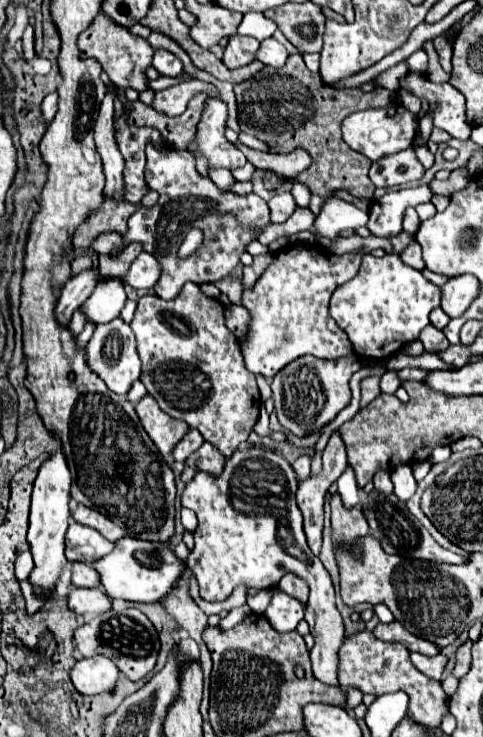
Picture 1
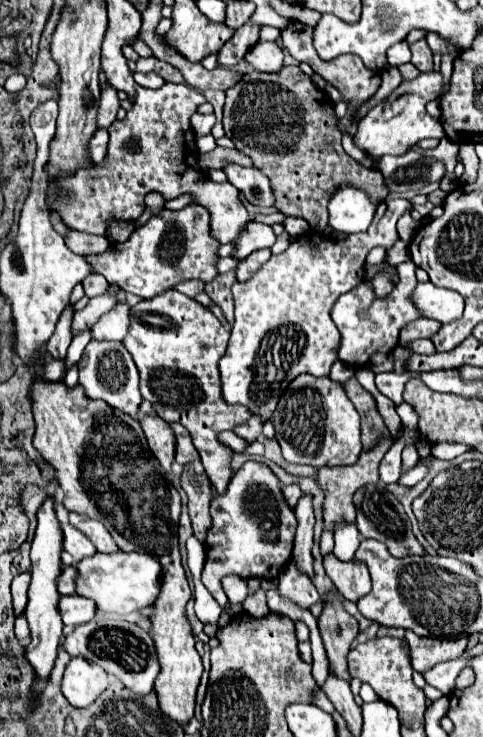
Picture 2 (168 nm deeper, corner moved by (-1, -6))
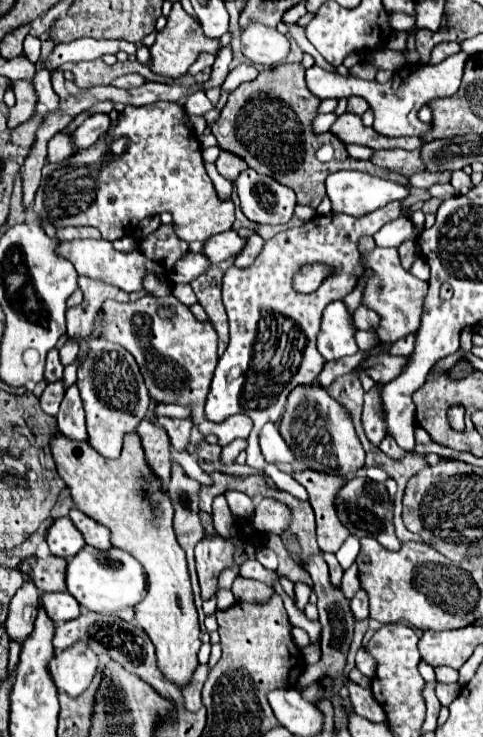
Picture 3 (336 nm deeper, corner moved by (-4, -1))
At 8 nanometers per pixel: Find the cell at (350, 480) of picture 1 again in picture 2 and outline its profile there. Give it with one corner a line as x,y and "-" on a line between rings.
345,524
335,532
335,548
333,554
341,560
351,560
355,556
355,550
359,548
361,534
355,530
355,524

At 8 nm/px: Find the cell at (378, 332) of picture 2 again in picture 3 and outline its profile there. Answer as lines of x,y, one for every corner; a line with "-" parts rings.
332,301
324,309
322,317
322,329
318,335
318,351
324,355
326,361
334,361
346,355
356,355
358,345
356,345
356,335
358,327
354,319
350,317
348,307
344,301

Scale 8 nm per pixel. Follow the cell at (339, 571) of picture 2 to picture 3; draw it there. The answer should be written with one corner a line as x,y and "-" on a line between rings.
358,589
356,595
354,595
352,601
350,601
350,607
352,607
356,619
368,617
368,593
366,593
364,589

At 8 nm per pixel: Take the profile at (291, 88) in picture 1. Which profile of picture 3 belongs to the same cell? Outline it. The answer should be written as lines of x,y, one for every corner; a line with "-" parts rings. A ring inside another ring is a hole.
280,63
274,69
260,71
254,81
242,83
234,93
230,93
228,103
220,111
220,119
210,127
218,139
220,149
240,155
252,169
272,175
280,183
294,189
298,205
316,209
326,197
326,177
340,169
356,169
368,175
392,179
400,185
408,185
408,179
394,171
380,169
370,161
354,161
348,155
344,143
334,133
326,131
316,135
312,131
312,121
318,115
318,105
320,99
316,99
316,95
312,95
304,83
302,63
-
326,143
334,145
334,163
322,163
316,157
316,151

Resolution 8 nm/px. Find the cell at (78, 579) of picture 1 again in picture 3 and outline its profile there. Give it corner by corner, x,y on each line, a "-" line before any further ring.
30,557
22,563
22,571
32,577
36,587
42,591
66,591
66,559
62,557

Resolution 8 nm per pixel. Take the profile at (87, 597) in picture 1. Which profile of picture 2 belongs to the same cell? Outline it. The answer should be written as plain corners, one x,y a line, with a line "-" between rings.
77,594
61,596
57,610
61,610
61,620
67,626
77,626
83,622
89,622
95,616
95,604
93,600
81,598

